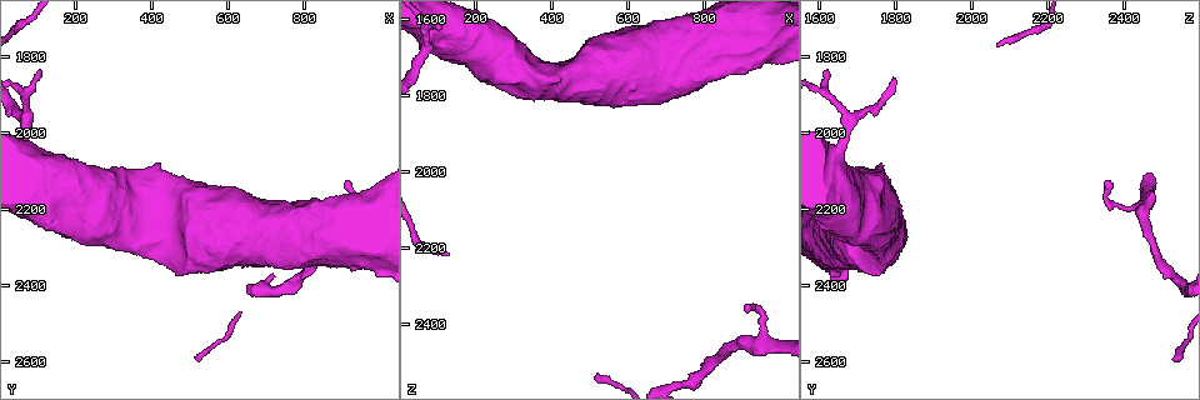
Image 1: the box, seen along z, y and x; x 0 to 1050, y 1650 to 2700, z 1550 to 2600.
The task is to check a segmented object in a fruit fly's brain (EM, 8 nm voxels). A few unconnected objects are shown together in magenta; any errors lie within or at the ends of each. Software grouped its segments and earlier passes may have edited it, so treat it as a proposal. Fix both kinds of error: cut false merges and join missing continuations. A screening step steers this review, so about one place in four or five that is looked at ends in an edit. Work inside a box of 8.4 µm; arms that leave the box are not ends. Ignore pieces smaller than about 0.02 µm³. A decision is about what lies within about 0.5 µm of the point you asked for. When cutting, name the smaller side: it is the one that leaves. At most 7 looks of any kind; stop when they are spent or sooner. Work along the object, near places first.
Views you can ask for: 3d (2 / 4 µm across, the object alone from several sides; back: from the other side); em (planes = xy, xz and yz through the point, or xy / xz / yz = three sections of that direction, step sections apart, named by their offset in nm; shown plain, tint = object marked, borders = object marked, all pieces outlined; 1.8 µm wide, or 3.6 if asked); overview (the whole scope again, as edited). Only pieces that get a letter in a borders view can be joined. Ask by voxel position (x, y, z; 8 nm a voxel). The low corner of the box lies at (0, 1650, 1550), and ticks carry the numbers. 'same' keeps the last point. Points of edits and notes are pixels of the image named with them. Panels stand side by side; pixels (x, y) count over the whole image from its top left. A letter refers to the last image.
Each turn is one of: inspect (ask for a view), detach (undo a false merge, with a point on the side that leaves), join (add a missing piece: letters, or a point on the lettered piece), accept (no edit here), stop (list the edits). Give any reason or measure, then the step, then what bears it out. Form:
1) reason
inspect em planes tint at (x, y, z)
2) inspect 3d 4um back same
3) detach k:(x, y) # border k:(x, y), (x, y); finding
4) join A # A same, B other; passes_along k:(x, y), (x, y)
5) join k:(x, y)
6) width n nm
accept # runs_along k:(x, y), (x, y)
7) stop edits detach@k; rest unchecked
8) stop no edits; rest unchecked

abrupt turn
inspect 3d 4um at (80, 2070, 1620)

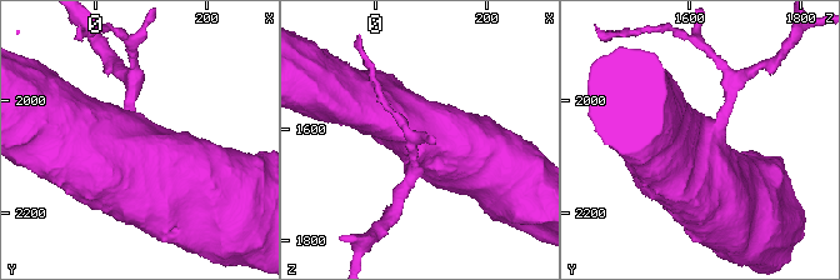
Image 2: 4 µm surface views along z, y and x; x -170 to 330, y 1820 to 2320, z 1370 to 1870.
inspect em 3.6um planes borders at (80, 2075, 1620)

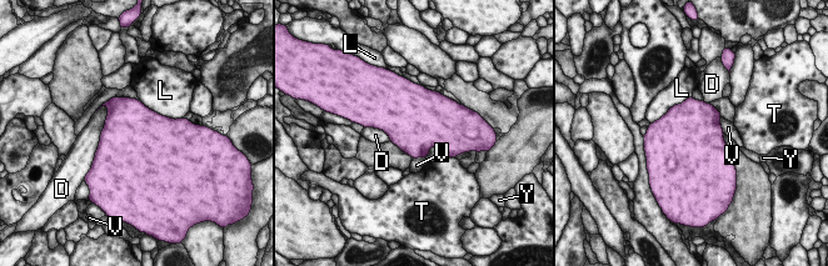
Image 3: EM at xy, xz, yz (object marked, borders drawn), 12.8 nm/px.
longest_contact L 650 nm
accept # D other, L other, T other, V other, Y other; border 3:(106, 105), (106, 119), (95, 150); all the same cell

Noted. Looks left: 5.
tapers out
inspect 3d 2um at (100, 1835, 1620)

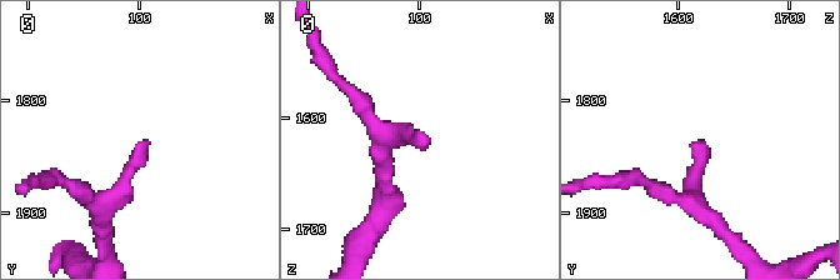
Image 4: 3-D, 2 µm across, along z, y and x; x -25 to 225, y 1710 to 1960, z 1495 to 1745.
inspect em xy step 16 borders at (106, 1834, 1620)

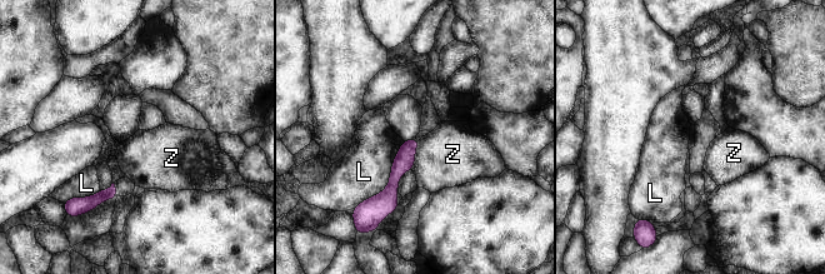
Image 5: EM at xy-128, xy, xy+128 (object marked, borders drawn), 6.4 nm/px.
accept # L other, Z other; runs_along 5:(414, 142), (398, 168), (389, 208); no lettered piece goes on from it

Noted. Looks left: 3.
tapers out
inspect 3d 2um at (905, 2130, 2355)

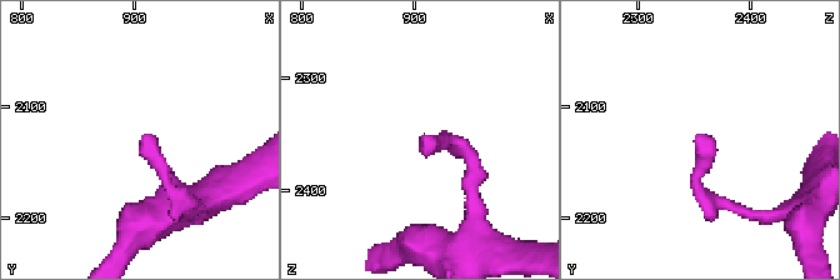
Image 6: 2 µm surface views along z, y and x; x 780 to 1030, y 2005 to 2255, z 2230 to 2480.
inspect em planes borders at (908, 2128, 2352)

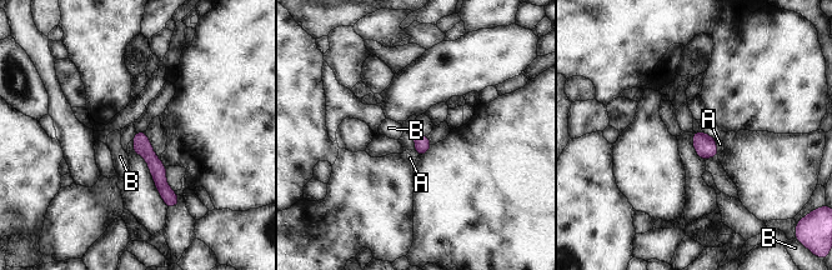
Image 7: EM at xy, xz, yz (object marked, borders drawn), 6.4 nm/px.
width 100 nm
join A # A same, B other; passes_along 7:(705, 145), (716, 146), (720, 144); the cell continues

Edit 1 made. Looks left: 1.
stop edits join@7; rest unchecked

